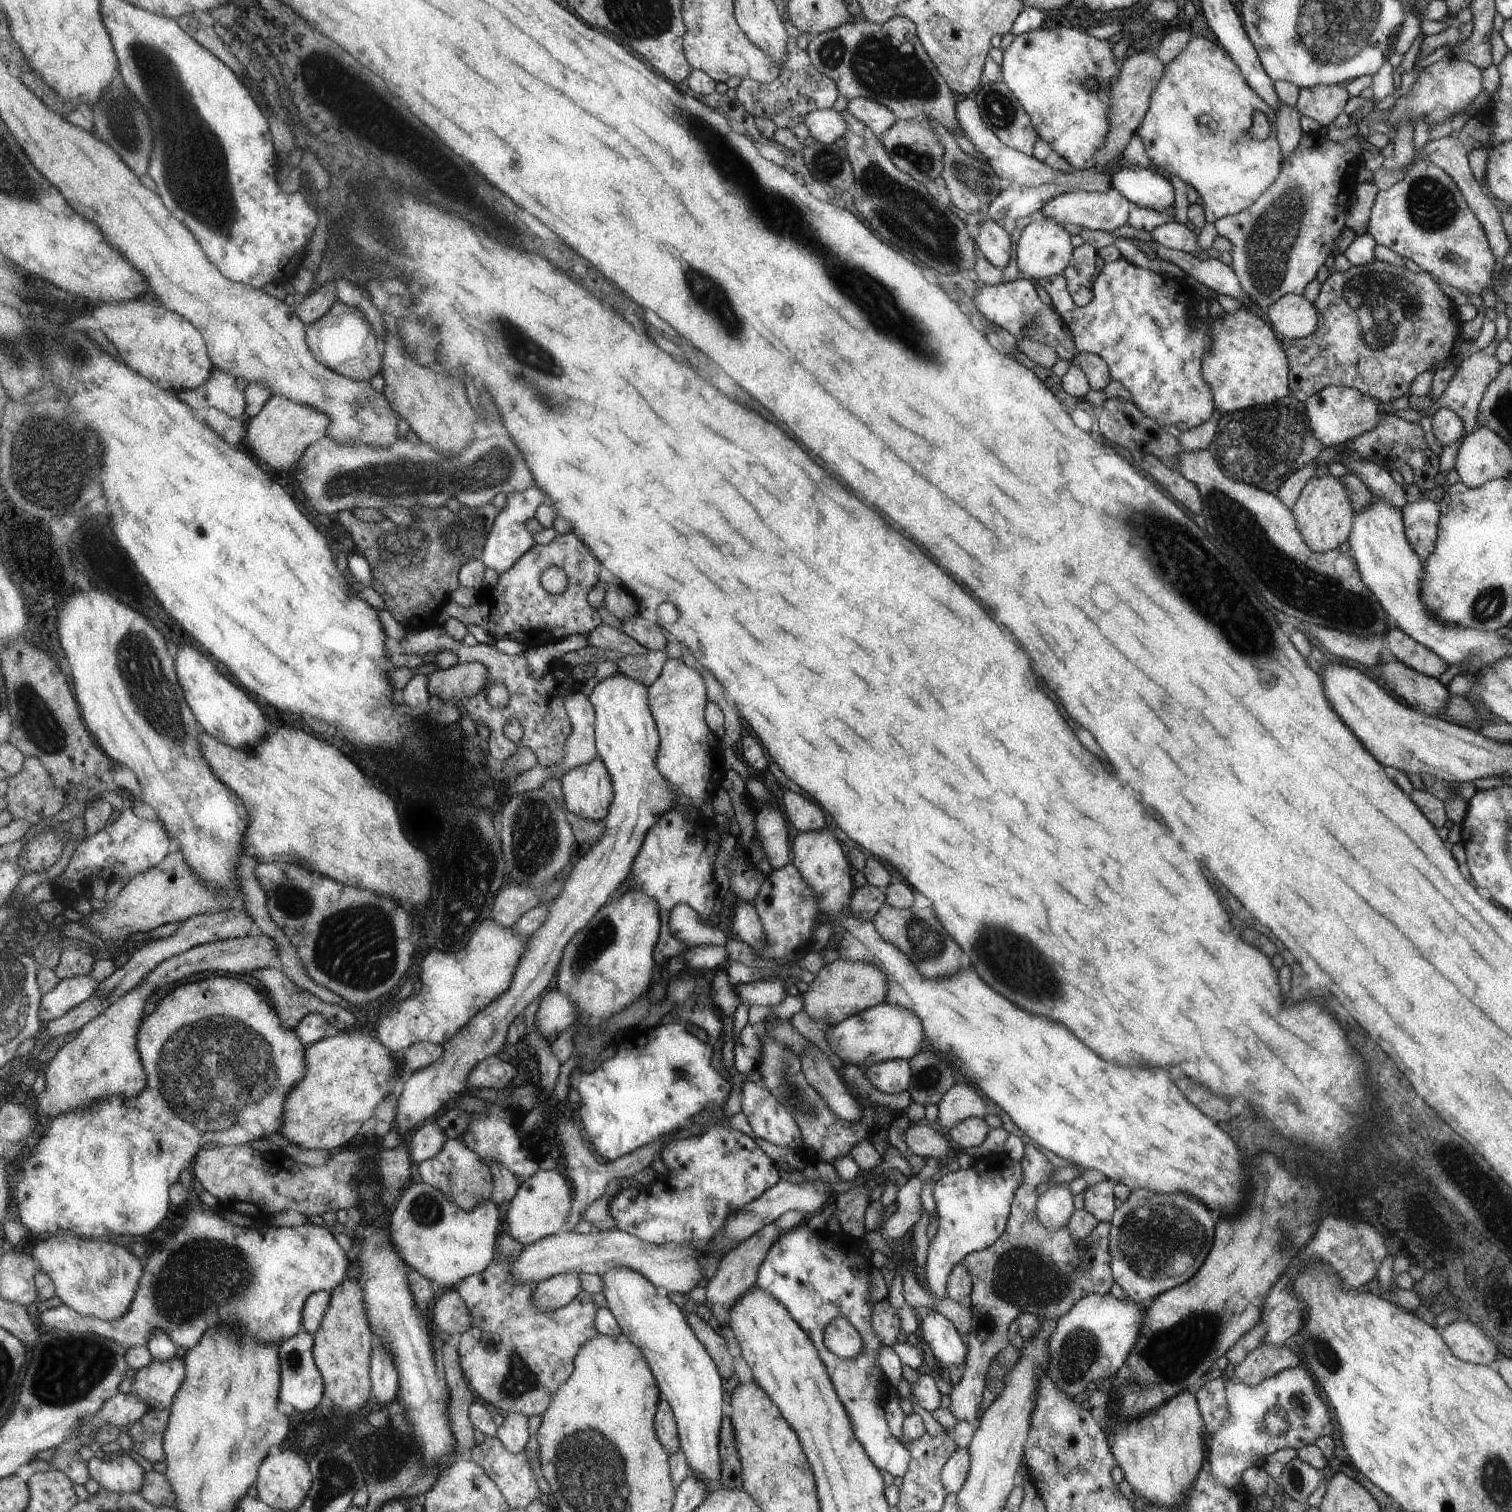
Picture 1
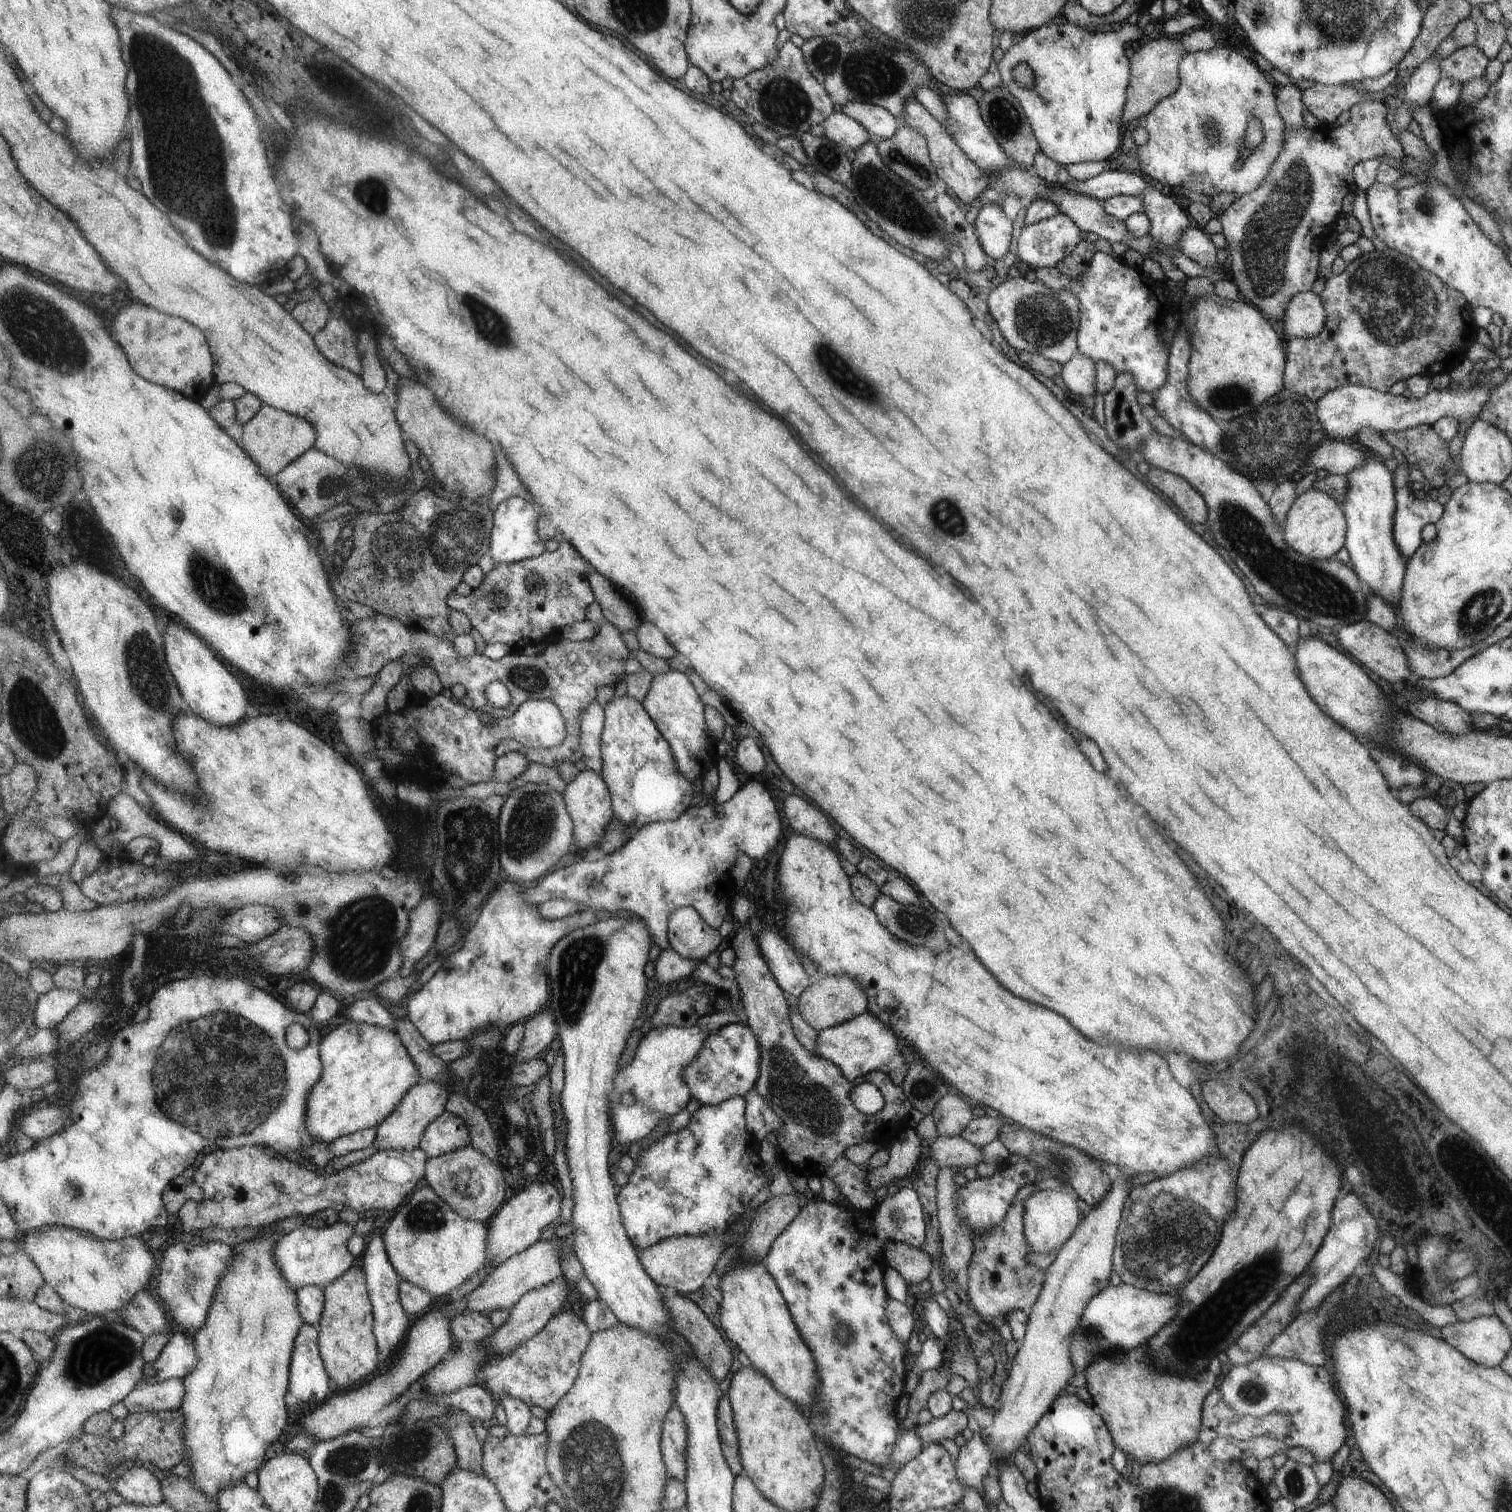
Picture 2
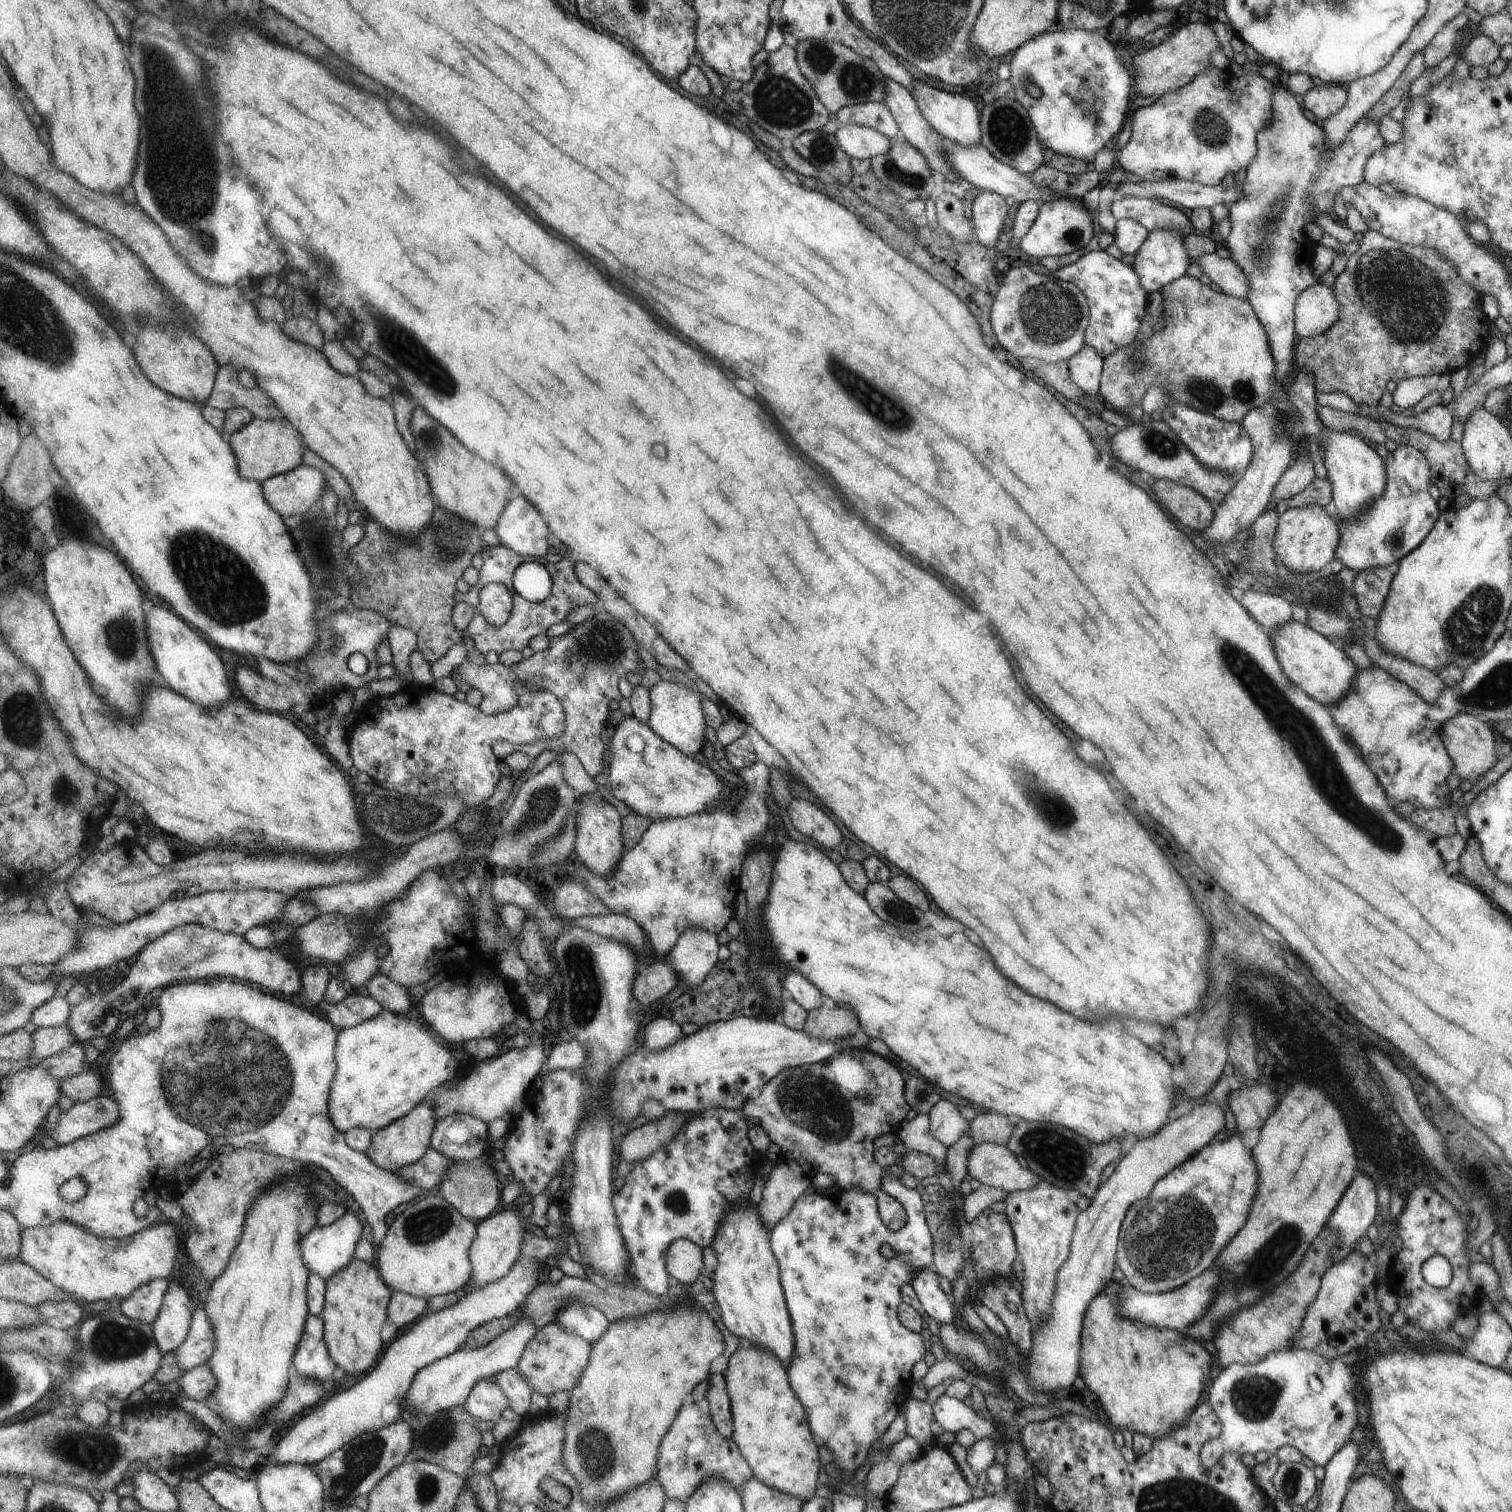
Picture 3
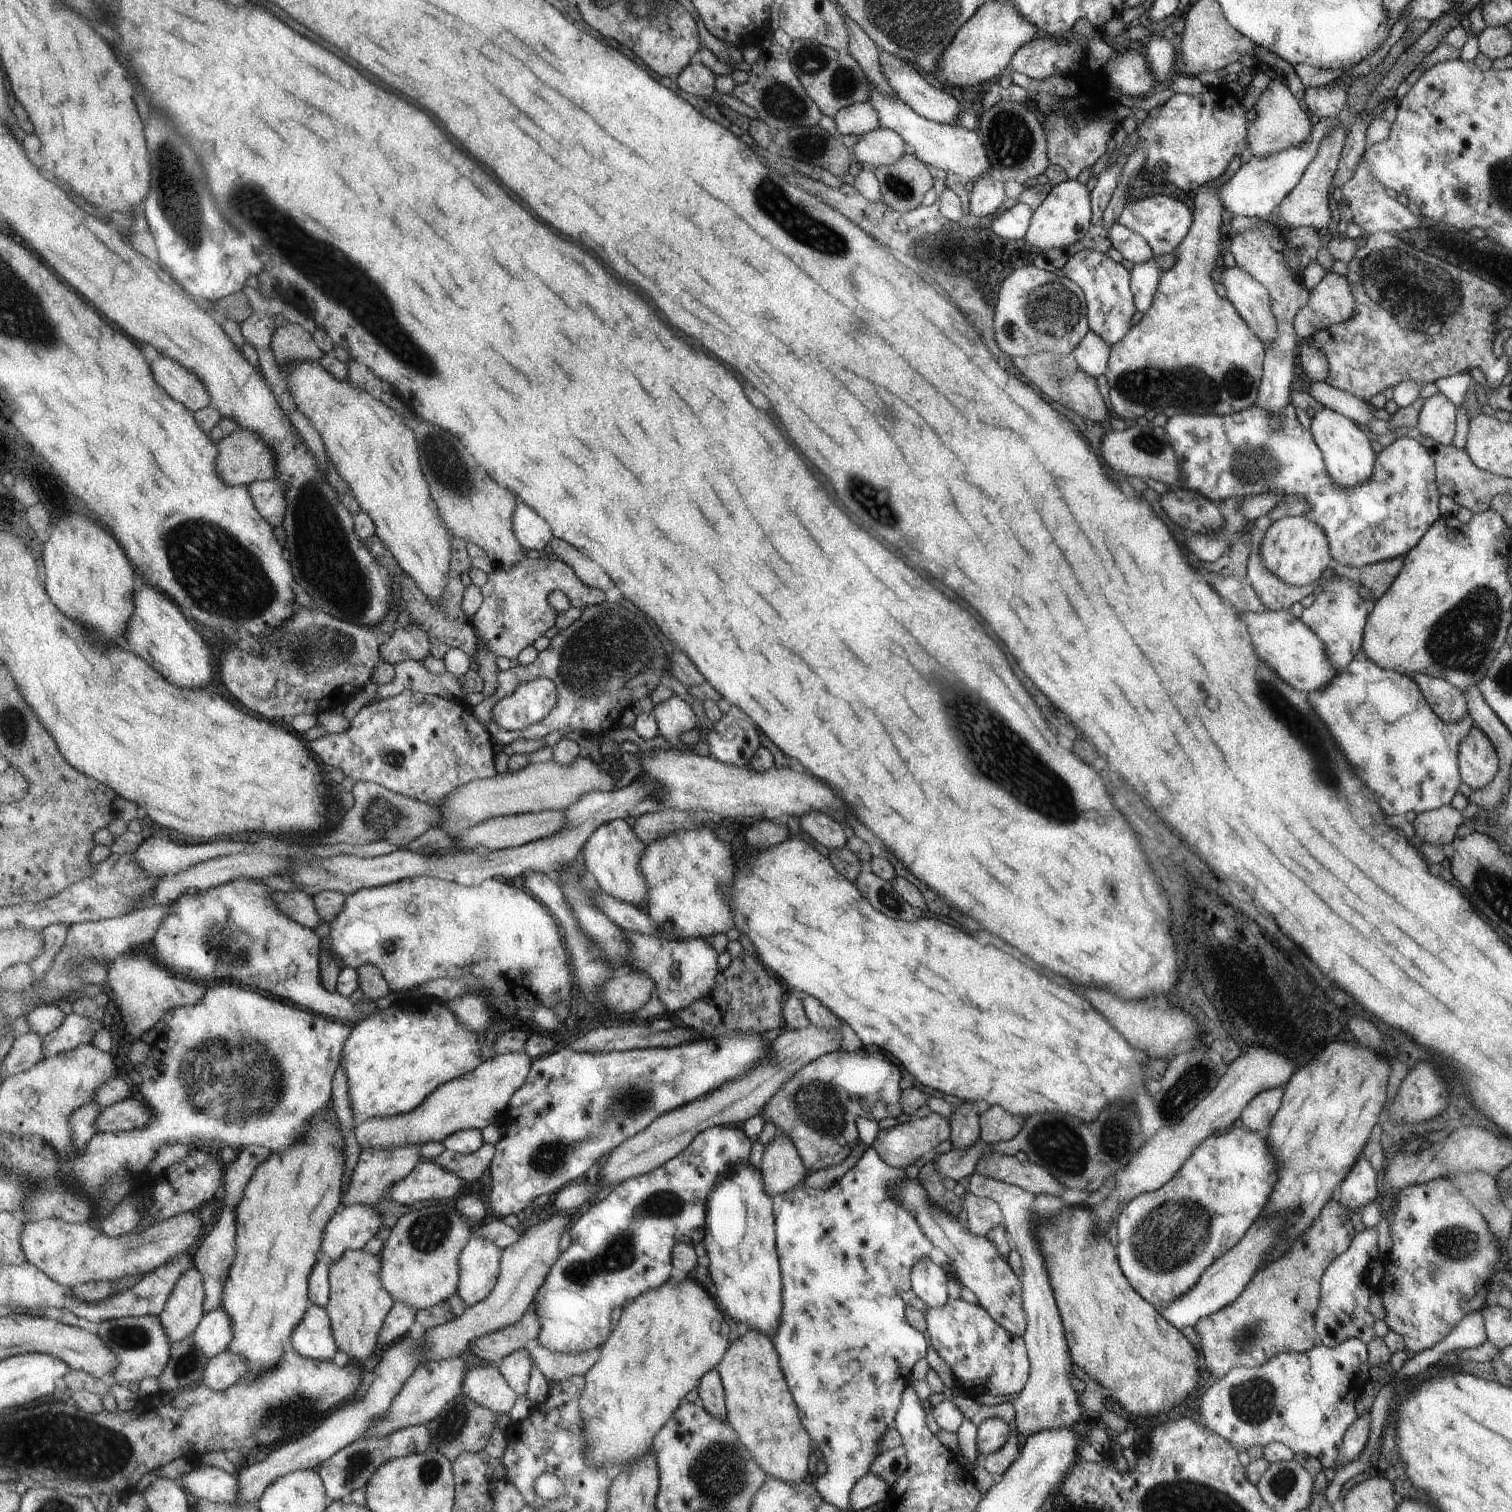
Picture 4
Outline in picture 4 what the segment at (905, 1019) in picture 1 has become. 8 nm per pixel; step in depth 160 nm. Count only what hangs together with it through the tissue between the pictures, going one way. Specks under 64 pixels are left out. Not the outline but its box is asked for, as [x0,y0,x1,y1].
[489,1033,770,1216]

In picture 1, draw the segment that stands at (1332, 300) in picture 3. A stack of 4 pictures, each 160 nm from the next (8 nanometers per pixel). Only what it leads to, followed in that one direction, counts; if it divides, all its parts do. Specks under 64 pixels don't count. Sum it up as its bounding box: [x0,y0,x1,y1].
[1261,293,1318,339]

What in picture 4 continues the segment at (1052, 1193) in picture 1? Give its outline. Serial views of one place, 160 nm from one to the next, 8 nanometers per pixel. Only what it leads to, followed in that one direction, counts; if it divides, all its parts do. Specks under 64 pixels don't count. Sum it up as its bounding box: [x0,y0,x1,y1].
[964,1172,1081,1441]

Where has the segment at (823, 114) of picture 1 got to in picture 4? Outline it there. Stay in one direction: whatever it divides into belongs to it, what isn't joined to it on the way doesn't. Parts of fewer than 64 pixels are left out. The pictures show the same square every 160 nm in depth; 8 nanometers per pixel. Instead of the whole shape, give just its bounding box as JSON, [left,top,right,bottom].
[850,127,905,167]

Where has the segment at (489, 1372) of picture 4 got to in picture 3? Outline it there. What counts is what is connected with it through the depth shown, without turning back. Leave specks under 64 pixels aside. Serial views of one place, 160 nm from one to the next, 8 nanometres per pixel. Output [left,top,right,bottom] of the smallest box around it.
[465,1379,511,1424]

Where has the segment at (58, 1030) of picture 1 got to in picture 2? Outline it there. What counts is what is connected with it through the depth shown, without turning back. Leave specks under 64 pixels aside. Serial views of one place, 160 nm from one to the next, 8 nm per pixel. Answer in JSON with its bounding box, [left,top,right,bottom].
[13,1029,62,1060]

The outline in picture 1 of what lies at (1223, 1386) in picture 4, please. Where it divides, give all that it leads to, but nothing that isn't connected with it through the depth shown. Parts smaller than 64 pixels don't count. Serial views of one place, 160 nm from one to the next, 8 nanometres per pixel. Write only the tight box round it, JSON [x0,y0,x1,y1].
[1206,1365,1333,1488]

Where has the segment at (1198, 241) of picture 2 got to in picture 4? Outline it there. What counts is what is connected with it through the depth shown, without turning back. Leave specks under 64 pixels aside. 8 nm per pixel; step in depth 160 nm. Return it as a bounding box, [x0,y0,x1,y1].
[1221,266,1276,345]

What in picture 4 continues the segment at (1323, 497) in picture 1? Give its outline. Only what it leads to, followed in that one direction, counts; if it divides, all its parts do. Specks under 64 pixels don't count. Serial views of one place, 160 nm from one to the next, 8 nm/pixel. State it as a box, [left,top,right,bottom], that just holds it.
[1258,515,1332,587]

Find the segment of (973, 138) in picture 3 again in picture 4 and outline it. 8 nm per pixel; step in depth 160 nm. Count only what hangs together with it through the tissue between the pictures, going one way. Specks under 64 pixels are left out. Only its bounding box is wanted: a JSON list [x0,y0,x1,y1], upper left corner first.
[878,50,961,124]

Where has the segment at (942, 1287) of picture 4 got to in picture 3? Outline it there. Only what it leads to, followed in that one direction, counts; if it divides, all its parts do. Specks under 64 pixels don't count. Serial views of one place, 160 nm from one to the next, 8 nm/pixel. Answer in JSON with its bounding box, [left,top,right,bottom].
[910,1268,955,1324]

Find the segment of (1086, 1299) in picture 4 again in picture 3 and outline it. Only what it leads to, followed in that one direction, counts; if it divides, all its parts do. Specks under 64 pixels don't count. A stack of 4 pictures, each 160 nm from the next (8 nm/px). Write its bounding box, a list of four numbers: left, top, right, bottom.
[1078,1280,1209,1439]

